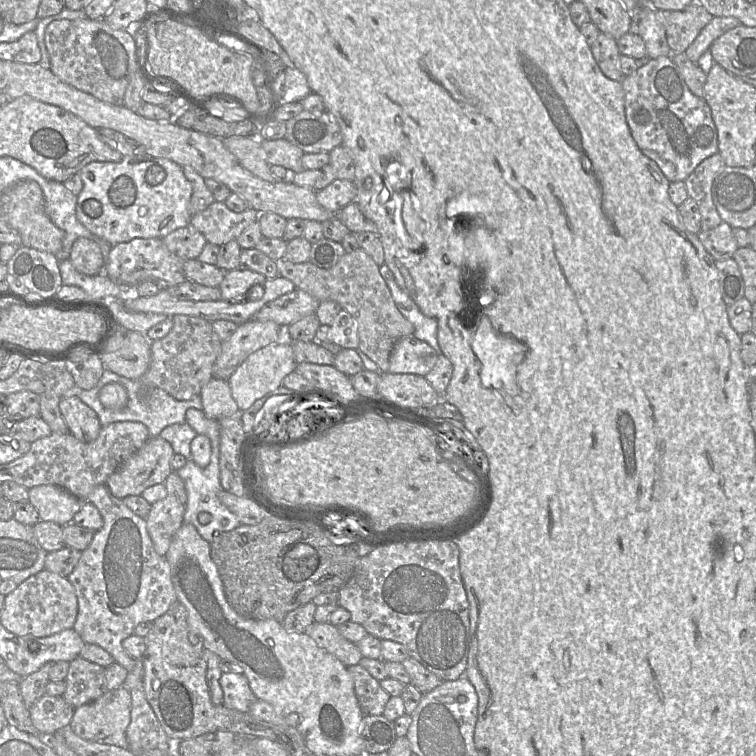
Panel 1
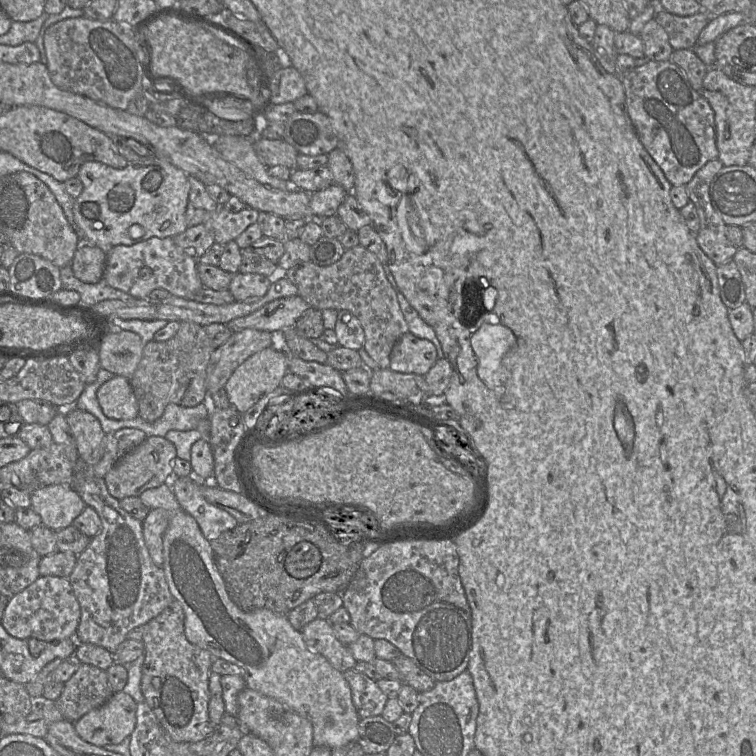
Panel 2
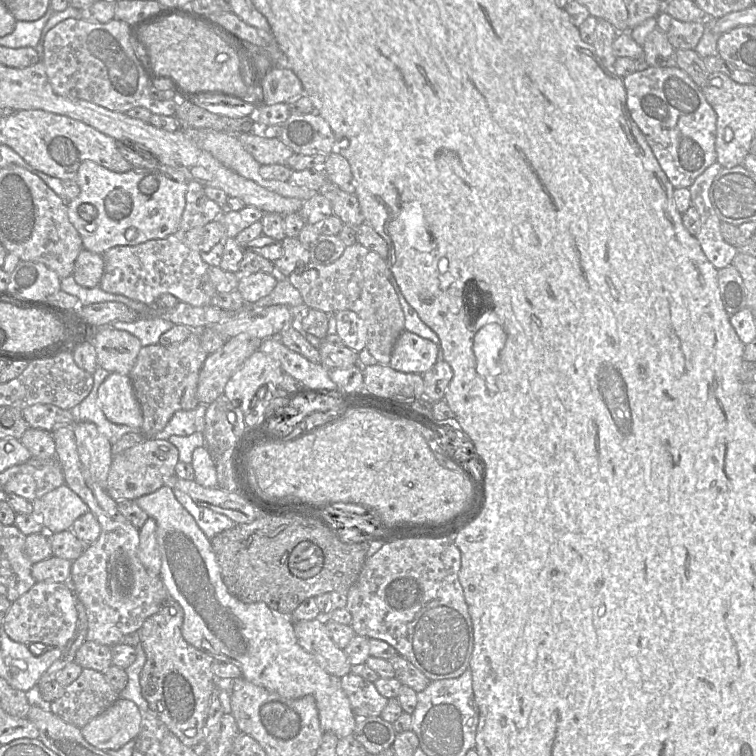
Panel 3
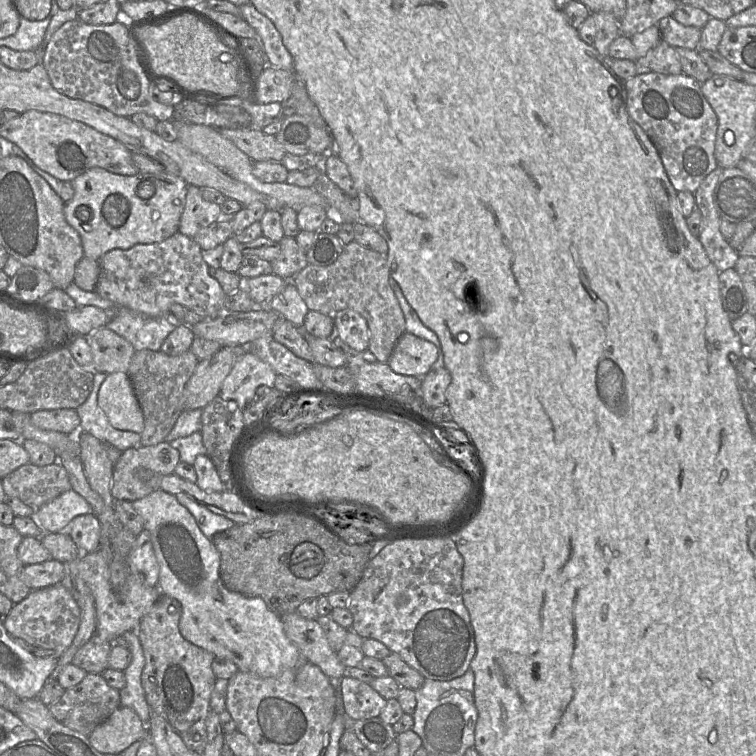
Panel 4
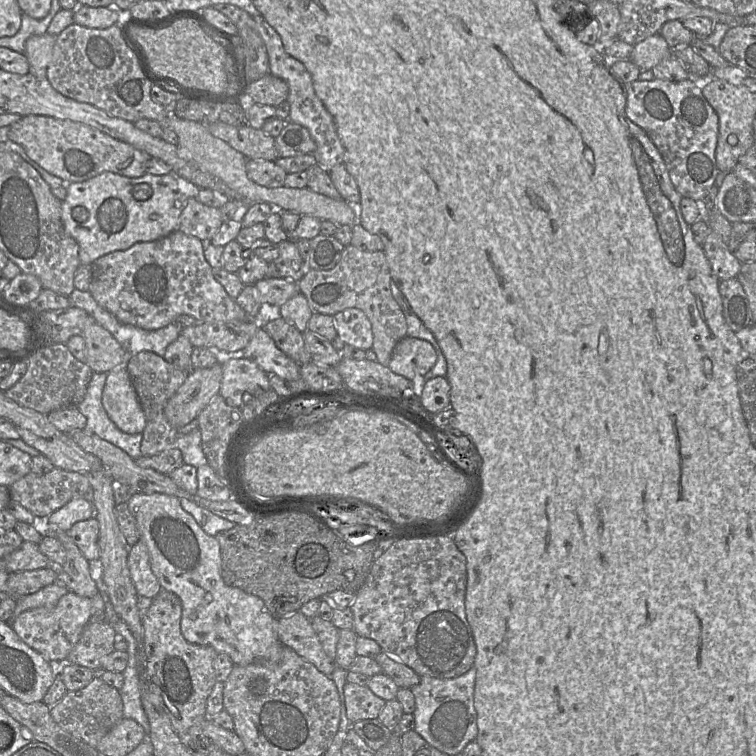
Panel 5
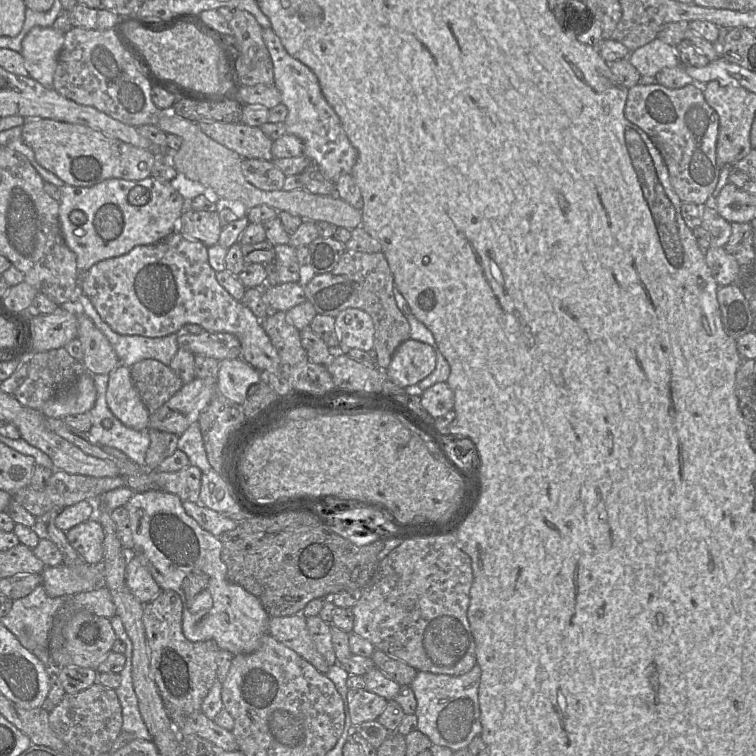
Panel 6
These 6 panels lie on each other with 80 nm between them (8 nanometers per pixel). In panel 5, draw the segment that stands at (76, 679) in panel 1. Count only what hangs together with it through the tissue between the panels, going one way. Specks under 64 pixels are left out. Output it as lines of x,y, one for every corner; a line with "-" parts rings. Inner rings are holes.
99,674
85,687
67,691
58,703
50,707
50,715
63,730
93,748
96,748
99,741
124,718
119,690
106,684

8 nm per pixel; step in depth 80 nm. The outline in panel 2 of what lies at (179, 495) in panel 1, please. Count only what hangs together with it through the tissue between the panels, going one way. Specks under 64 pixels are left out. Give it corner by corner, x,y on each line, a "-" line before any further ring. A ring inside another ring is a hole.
162,508
151,509
142,522
145,545
153,563
162,567
164,562
163,536
169,524
169,513

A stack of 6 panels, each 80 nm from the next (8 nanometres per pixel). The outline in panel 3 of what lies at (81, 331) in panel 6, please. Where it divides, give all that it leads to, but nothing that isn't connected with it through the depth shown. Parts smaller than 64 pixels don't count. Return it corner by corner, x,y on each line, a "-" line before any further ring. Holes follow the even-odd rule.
111,326
95,329
89,334
89,340
96,350
98,367
122,375
130,373
142,348
137,337

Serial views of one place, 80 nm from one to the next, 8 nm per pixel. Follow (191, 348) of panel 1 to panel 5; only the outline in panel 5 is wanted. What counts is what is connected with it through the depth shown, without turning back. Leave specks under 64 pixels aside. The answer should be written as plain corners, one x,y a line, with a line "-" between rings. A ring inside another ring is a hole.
142,351
130,357
126,369
146,419
146,425
142,432
141,455
158,455
162,451
174,447
178,429
168,422
164,408
168,400
183,385
191,370
181,370
168,363
164,357
148,351

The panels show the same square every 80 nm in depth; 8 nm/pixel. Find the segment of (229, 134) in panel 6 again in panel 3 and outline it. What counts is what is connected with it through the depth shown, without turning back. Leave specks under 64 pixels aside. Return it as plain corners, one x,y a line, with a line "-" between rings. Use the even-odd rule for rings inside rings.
258,127
252,134
238,136
242,147
250,153
260,165
287,165
294,152
278,138
266,138
262,135
262,128

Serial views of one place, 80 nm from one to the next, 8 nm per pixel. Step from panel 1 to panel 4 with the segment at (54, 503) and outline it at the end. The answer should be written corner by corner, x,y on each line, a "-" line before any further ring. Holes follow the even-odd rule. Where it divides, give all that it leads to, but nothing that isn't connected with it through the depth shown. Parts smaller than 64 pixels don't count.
71,489
35,510
34,516
43,533
60,533
67,531
74,518
90,513
89,503

